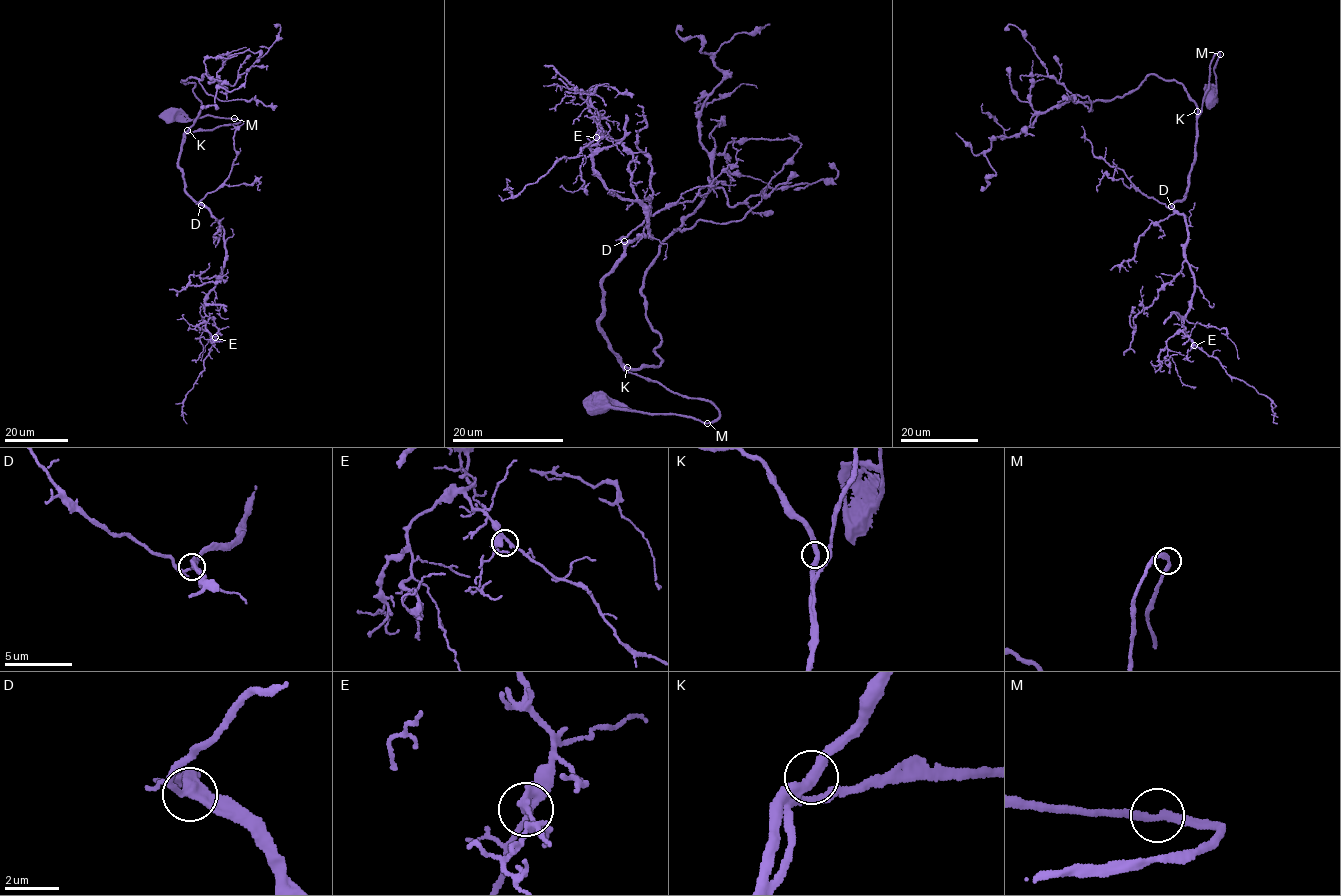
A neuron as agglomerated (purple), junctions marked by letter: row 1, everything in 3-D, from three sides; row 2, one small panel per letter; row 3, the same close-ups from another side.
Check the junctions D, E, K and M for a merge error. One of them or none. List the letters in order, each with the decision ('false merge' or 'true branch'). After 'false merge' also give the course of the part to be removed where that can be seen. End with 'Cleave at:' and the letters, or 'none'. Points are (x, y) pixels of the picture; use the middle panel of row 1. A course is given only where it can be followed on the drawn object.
D: true branch
E: true branch
K: true branch
M: true branch
Cleave at: none

